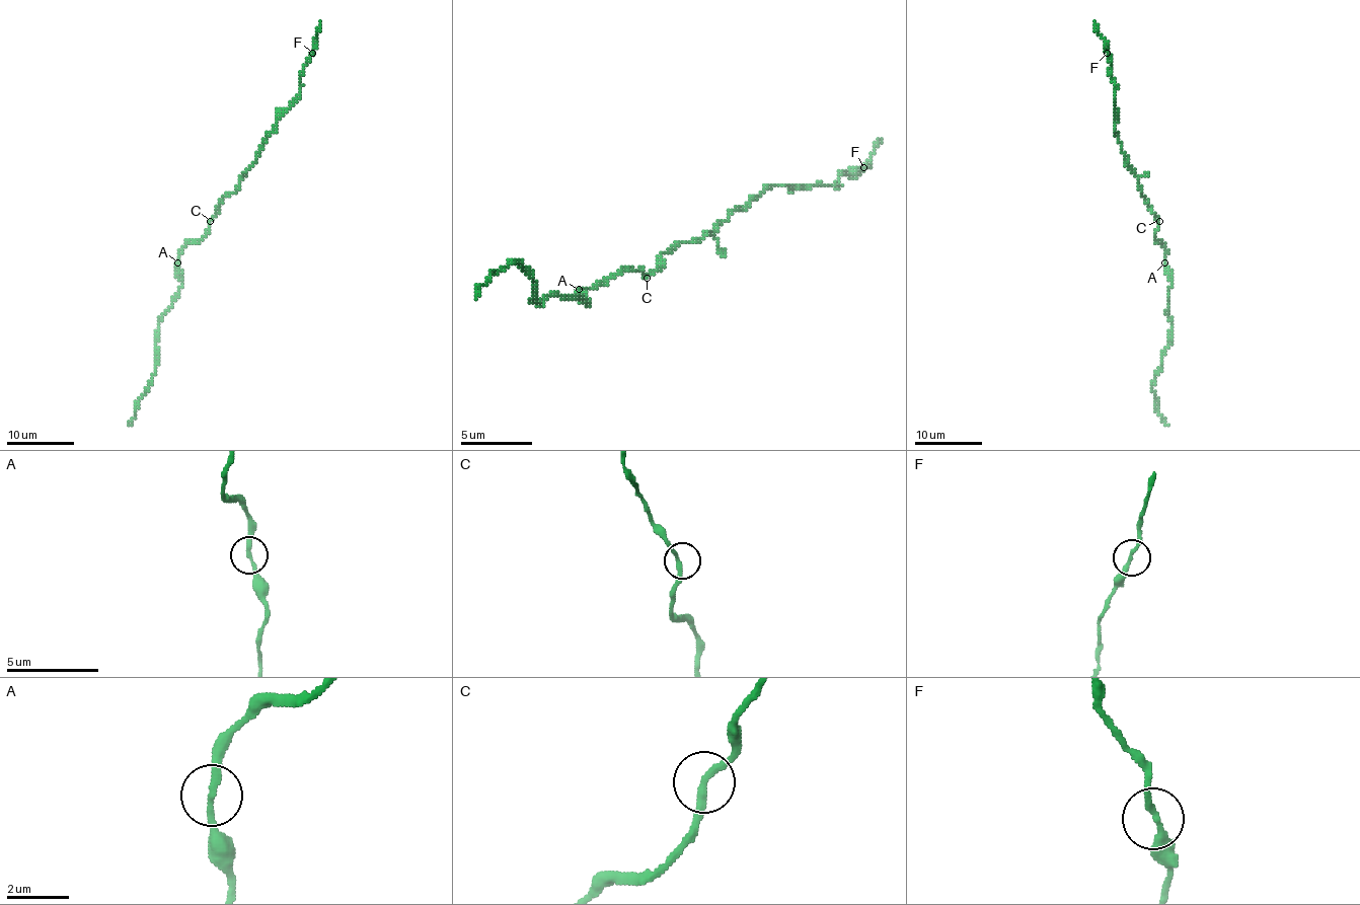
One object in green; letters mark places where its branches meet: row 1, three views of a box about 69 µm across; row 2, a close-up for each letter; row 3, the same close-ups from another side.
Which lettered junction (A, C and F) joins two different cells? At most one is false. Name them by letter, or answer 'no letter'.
no letter

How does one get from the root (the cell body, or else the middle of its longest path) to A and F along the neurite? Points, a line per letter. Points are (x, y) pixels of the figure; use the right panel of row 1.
A: (1157, 221), (1155, 239), (1164, 247), (1164, 262)
F: (1157, 221), (1137, 185), (1137, 175), (1127, 165), (1117, 138), (1116, 82), (1107, 53)

